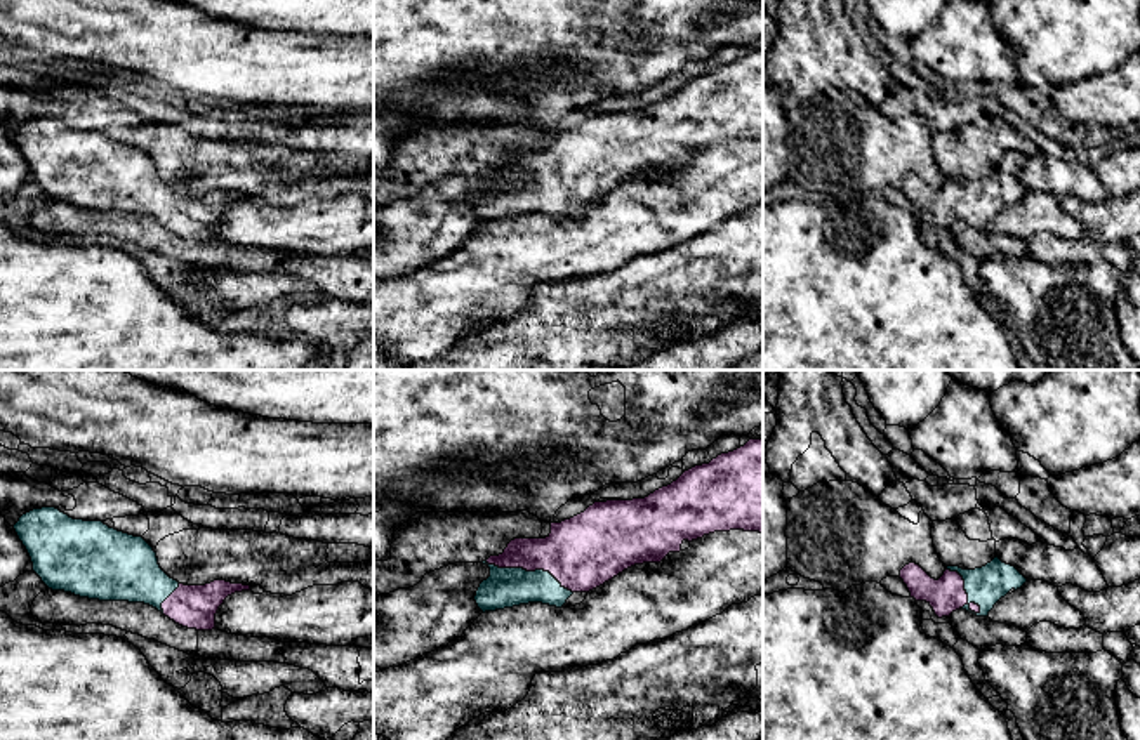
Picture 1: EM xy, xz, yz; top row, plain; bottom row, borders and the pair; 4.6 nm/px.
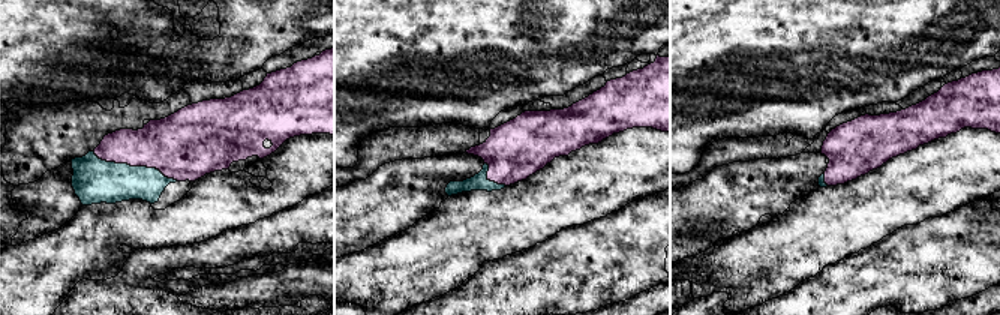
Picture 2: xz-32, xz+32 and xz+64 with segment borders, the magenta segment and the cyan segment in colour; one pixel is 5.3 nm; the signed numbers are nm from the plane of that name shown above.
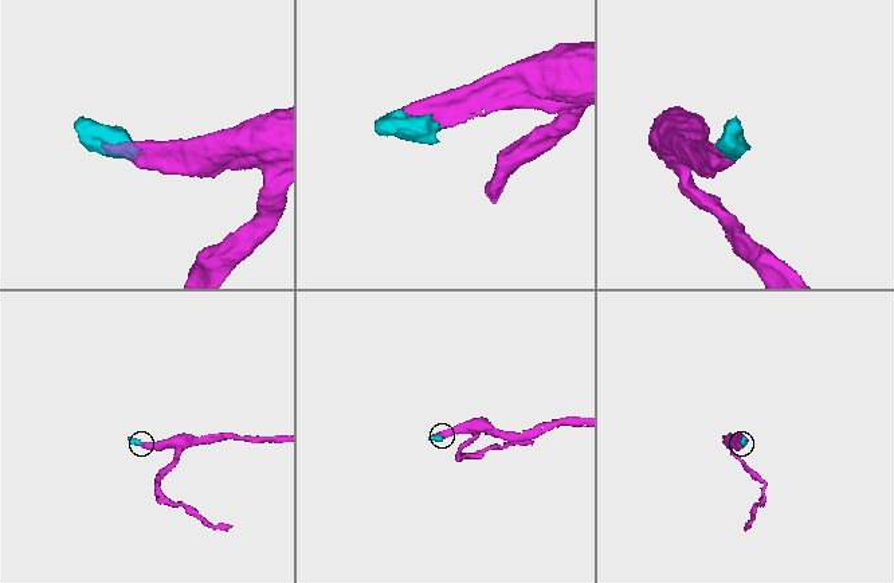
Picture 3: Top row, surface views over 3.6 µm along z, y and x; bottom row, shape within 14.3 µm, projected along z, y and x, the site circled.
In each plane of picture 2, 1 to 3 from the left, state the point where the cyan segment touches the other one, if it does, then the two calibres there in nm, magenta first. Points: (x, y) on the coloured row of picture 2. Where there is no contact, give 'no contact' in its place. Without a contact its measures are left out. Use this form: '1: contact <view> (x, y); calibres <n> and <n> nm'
1: contact xz-32 (135, 165); calibres 320 and 240 nm
2: contact xz+32 (489, 179); calibres 320 and 90 nm
3: contact xz+64 (825, 180); calibres 300 and 40 nm

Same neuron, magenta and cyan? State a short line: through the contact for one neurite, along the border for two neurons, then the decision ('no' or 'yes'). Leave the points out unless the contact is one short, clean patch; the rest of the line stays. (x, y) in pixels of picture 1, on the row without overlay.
yes

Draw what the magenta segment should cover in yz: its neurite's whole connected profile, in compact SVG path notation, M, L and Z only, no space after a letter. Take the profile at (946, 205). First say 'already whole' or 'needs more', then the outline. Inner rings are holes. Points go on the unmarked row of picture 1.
needs more | M998 167L975 181L947 177L938 191L916 174L905 175L898 188L907 196L911 208L926 212L938 229L951 228L959 219L977 228L987 228L1001 208L1027 193L1015 177L1003 174Z

